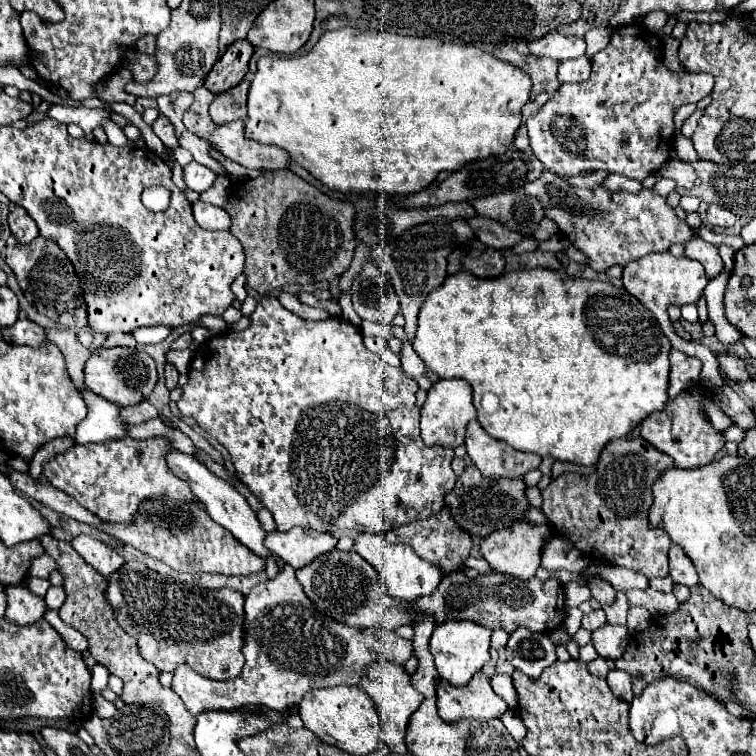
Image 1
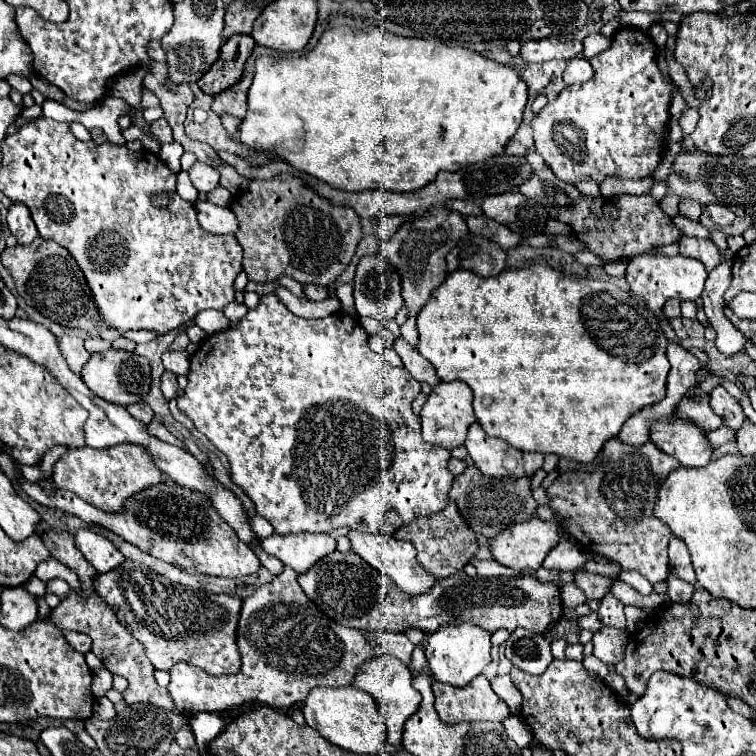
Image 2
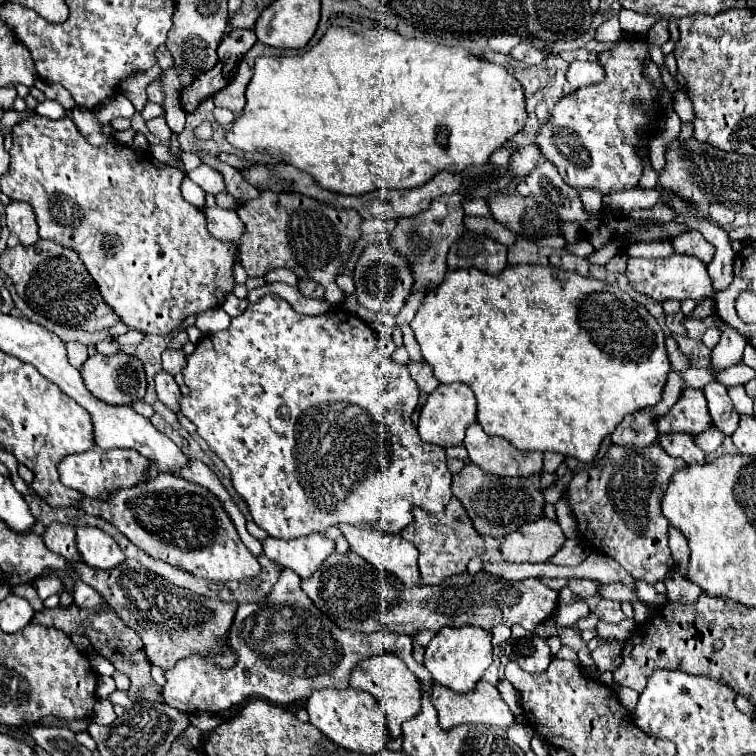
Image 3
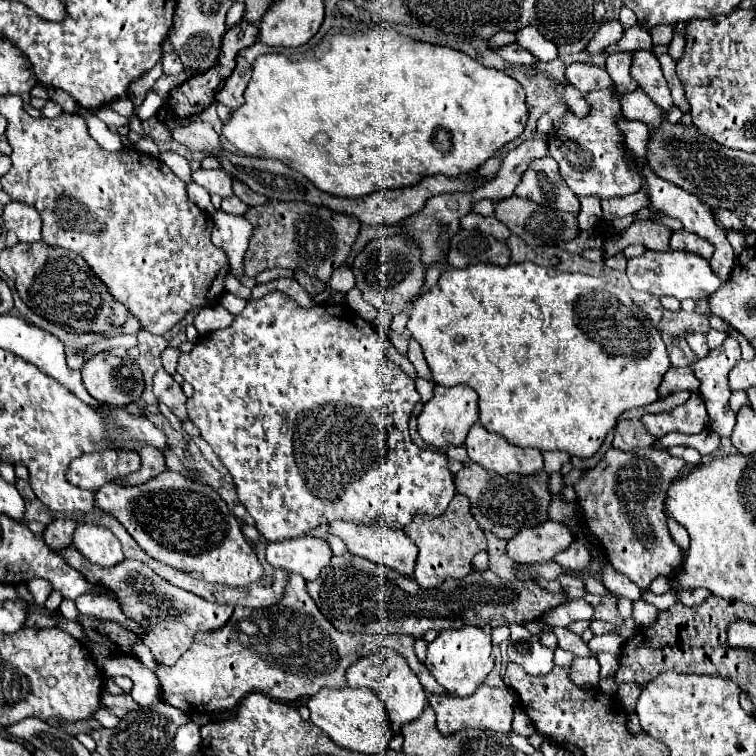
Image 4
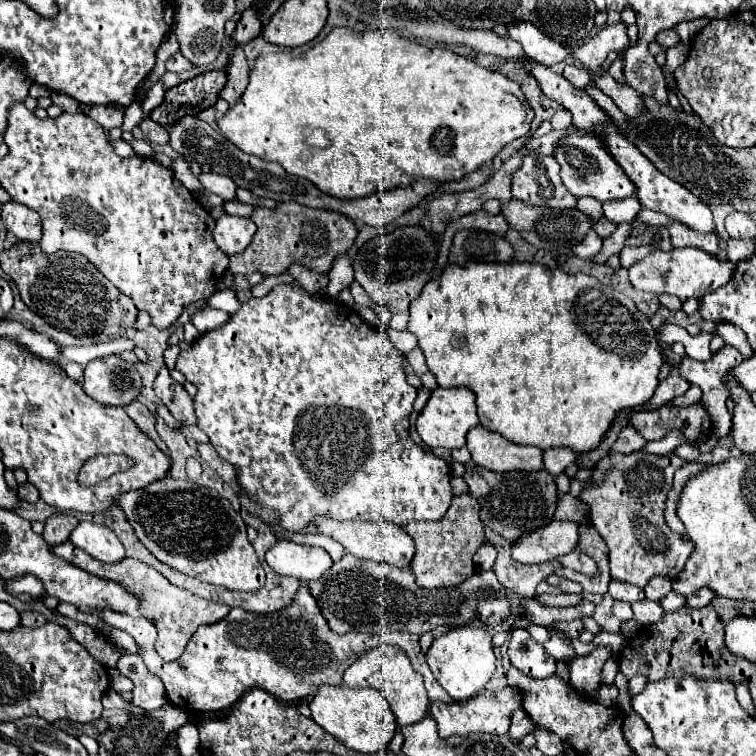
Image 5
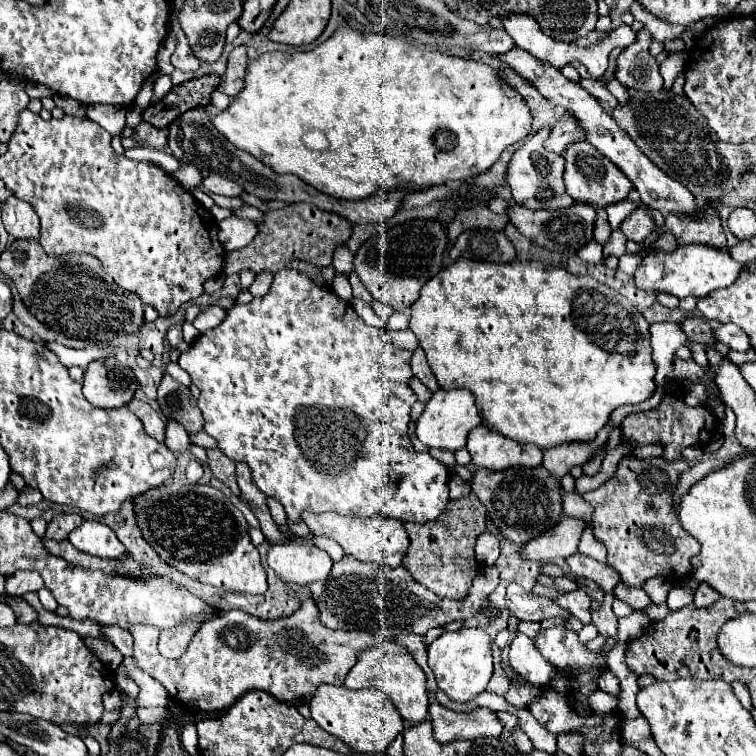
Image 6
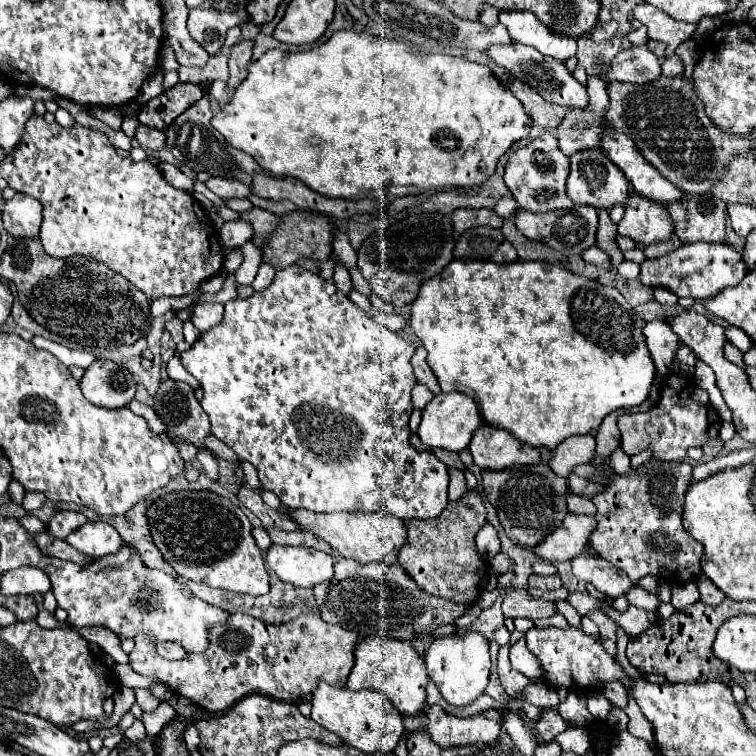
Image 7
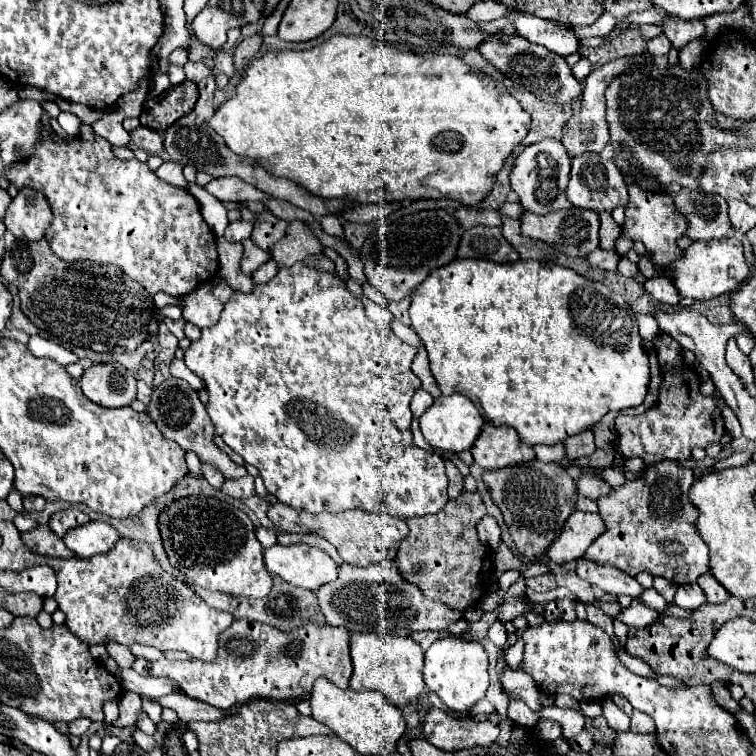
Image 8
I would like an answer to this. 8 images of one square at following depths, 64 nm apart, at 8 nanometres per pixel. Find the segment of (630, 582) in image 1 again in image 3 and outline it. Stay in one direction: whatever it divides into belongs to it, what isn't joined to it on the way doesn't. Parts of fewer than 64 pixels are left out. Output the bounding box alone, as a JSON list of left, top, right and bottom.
[636,582,668,606]

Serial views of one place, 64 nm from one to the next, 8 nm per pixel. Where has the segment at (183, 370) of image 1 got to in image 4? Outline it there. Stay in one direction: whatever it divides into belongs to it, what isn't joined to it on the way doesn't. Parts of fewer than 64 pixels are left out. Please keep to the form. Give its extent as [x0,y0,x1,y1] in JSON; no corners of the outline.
[162,346,180,374]

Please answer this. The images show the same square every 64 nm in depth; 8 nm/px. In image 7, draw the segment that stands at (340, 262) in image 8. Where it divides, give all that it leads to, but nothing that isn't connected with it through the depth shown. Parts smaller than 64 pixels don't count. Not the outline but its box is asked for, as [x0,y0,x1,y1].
[333,264,352,295]

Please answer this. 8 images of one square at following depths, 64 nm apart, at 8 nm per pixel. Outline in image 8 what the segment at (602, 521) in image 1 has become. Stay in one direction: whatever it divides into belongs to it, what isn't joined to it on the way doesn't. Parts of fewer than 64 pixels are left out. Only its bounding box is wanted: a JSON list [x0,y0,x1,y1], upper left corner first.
[584,460,708,586]

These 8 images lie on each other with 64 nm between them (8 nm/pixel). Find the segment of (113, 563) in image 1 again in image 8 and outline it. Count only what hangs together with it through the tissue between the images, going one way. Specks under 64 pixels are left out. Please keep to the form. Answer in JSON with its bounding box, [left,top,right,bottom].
[62,522,120,558]

